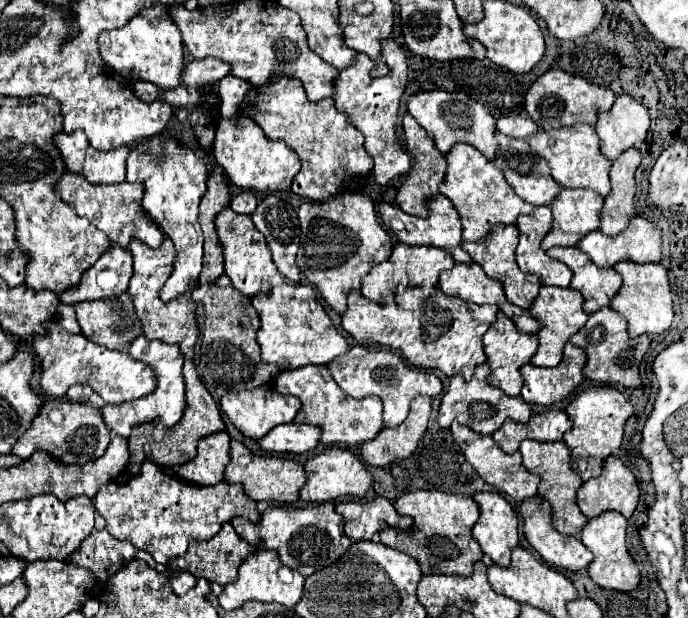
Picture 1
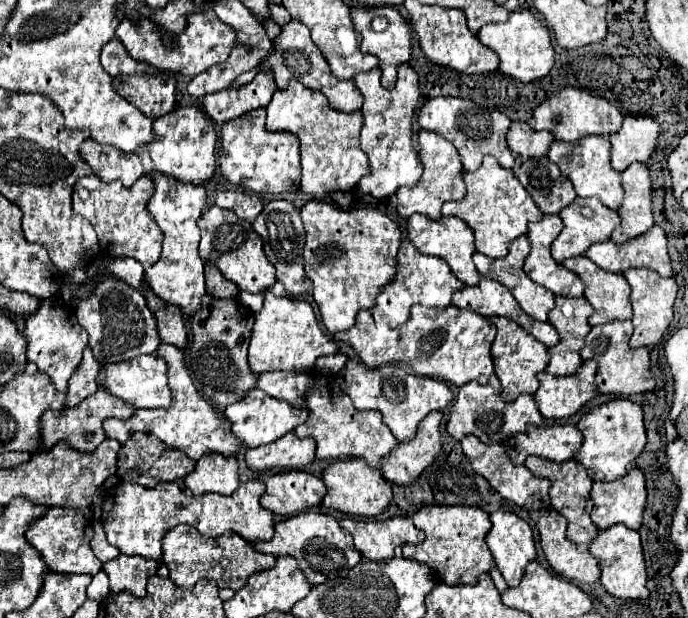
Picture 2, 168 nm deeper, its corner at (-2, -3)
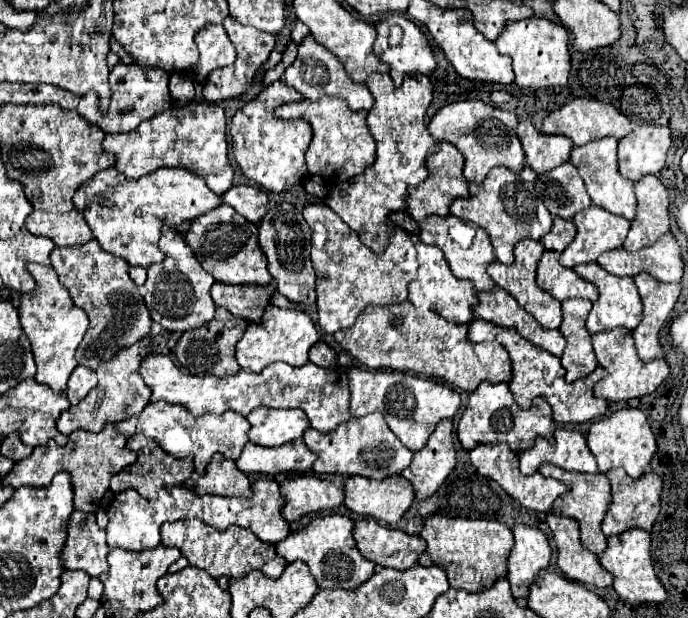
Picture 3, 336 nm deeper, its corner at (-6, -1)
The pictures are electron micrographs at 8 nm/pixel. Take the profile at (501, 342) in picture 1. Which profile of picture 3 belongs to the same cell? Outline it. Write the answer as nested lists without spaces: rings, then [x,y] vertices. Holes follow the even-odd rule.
[[[476,319],[470,325],[468,339],[470,341],[500,341],[506,347],[506,351],[510,355],[510,361],[512,361],[512,371],[514,371],[514,377],[510,379],[510,391],[514,393],[514,399],[522,409],[528,409],[534,397],[542,397],[546,393],[548,385],[556,377],[564,377],[564,367],[562,367],[560,359],[556,355],[548,353],[546,349],[540,349],[540,347],[528,343],[516,329],[498,327],[498,325],[492,325],[488,321]]]

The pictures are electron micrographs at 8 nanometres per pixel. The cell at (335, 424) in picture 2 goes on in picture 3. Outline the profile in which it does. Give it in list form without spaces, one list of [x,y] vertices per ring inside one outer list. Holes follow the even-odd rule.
[[[370,413],[364,417],[352,417],[340,423],[330,433],[320,433],[312,427],[304,431],[304,441],[308,449],[318,453],[312,469],[316,473],[340,473],[340,475],[366,475],[370,479],[384,479],[388,475],[398,475],[412,461],[412,451],[406,449],[400,439],[390,431],[382,413]]]

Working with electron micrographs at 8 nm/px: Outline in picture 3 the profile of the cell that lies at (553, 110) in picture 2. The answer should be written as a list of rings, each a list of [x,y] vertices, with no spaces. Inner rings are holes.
[[[574,97],[572,101],[568,101],[560,109],[552,111],[544,119],[540,131],[548,133],[548,135],[564,135],[574,145],[584,145],[584,143],[588,143],[588,141],[592,141],[596,137],[606,137],[606,135],[612,135],[612,137],[620,139],[620,137],[624,137],[624,135],[628,135],[632,131],[632,123],[624,113],[620,113],[618,109],[614,109],[608,103],[600,103],[600,101],[588,99],[588,97]]]

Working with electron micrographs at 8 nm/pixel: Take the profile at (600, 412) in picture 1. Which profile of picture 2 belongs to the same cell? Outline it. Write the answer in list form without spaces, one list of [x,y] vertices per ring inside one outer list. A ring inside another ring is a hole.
[[[612,399],[586,413],[578,429],[584,435],[584,443],[576,453],[576,461],[582,463],[594,481],[614,481],[628,473],[628,465],[636,461],[646,445],[646,431],[642,423],[642,407],[630,399]]]

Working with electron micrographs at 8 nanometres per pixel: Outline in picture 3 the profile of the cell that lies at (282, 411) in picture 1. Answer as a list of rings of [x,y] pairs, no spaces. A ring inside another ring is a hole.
[[[252,409],[252,413],[248,413],[246,417],[250,421],[250,433],[248,433],[248,439],[256,445],[262,445],[262,447],[278,447],[278,445],[284,445],[284,443],[290,443],[298,437],[302,437],[302,433],[308,429],[308,417],[304,411],[300,409]]]

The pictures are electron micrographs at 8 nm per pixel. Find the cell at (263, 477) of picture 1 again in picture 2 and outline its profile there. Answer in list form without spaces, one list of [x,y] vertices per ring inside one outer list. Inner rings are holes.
[[[306,471],[262,475],[260,481],[266,485],[262,505],[274,515],[296,515],[308,507],[320,505],[326,495],[324,481]]]

